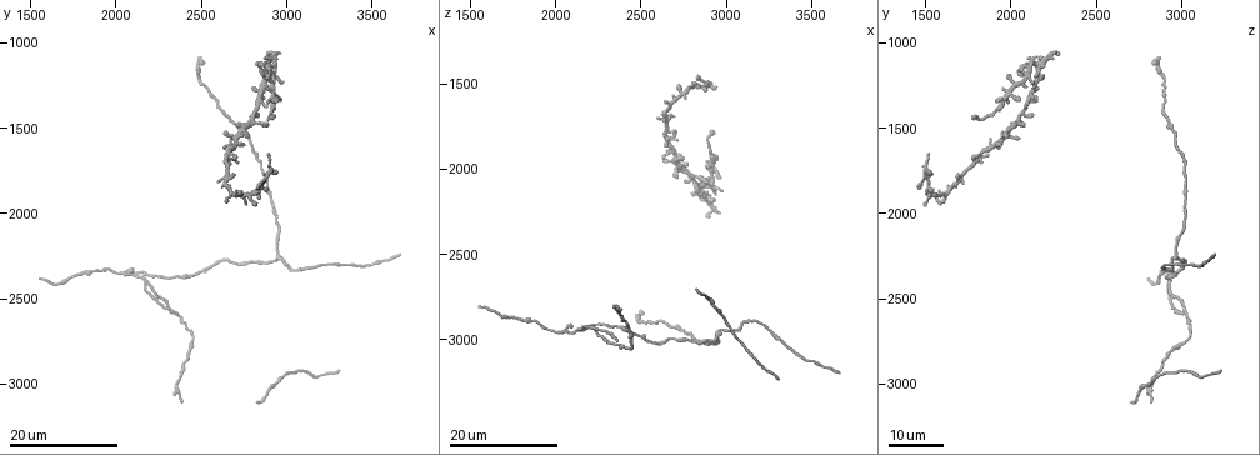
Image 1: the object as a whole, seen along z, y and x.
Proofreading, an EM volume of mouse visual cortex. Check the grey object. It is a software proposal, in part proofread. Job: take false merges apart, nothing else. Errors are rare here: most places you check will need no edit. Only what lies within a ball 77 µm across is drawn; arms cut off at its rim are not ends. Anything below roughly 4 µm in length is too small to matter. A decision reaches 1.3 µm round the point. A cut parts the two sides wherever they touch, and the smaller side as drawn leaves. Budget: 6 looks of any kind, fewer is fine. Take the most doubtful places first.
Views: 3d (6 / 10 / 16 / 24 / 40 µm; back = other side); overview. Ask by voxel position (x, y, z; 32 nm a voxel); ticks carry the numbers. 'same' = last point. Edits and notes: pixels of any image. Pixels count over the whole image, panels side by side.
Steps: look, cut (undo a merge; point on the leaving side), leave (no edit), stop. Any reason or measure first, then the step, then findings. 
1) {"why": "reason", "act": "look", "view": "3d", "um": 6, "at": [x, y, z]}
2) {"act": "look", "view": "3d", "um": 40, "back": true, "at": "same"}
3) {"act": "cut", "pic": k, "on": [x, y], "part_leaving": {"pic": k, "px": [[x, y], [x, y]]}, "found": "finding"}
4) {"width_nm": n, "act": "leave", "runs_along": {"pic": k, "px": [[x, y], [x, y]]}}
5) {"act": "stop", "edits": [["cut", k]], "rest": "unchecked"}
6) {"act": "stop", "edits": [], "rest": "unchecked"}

{"why": "arms part here", "act": "look", "view": "3d", "um": 24, "at": [2120, 2360, 2960]}

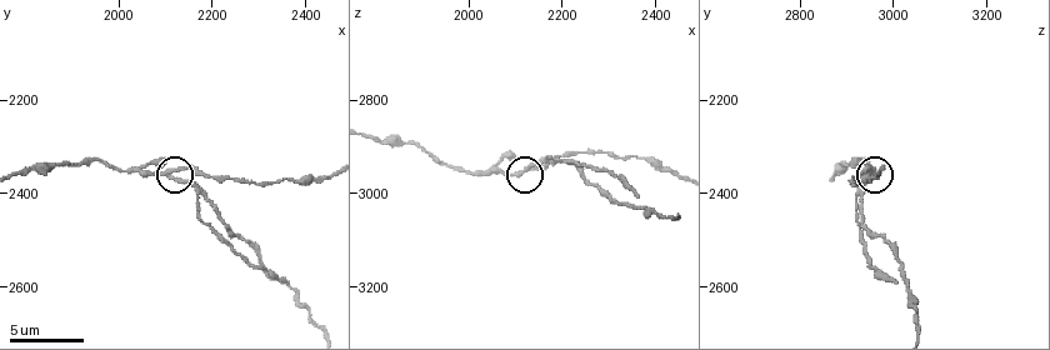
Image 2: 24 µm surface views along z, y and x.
{"act": "look", "view": "3d", "um": 6, "at": [2110, 2360, 2950]}

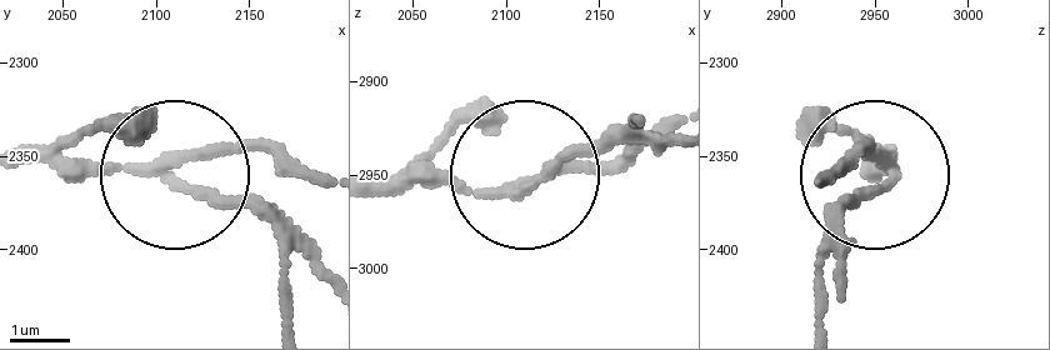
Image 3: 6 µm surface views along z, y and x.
{"act": "cut", "pic": 3, "on": [238, 204], "part_leaving": {"pic": 3, "px": [[173, 176], [286, 230], [316, 275]]}, "found": "a second neuron is stuck on"}

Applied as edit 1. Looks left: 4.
{"act": "look", "view": "overview"}

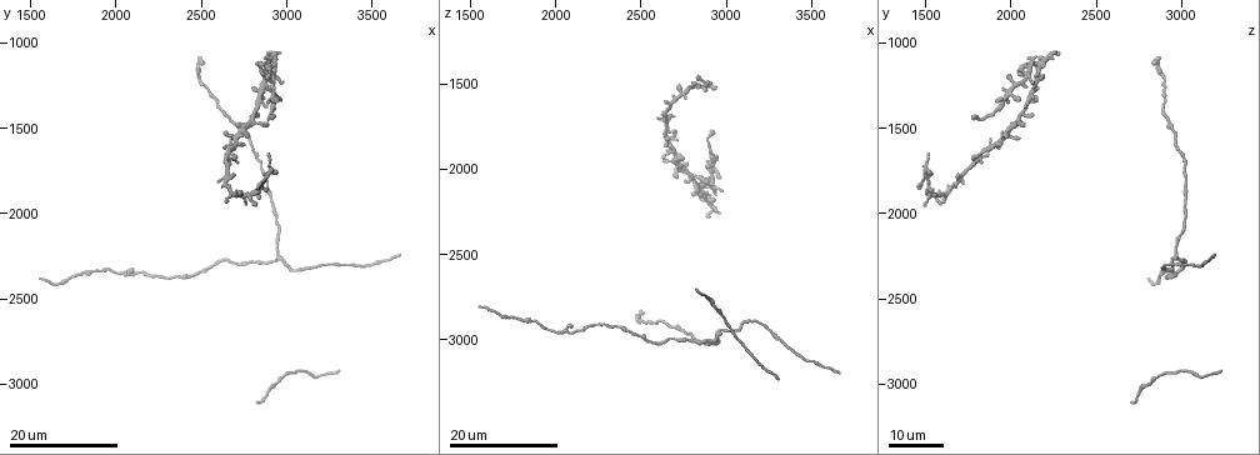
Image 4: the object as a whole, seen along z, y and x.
{"act": "look", "view": "3d", "um": 24, "at": [2960, 2260, 2980]}

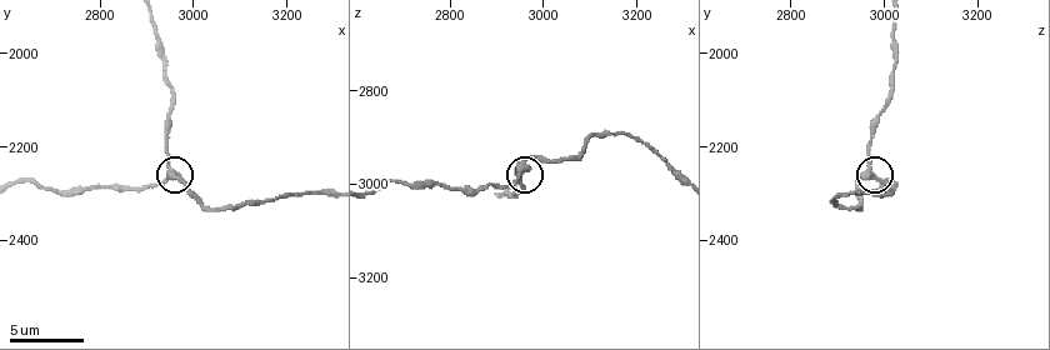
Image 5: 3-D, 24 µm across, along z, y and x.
{"act": "look", "view": "3d", "um": 10, "at": [2950, 2270, 2975]}

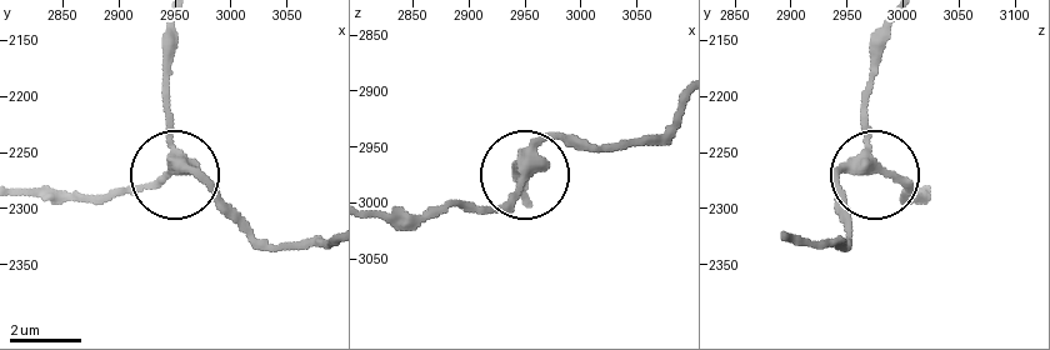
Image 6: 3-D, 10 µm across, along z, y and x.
{"arms": 3, "act": "leave", "runs_along": {"pic": 6, "px": [[173, 23], [170, 171], [230, 216]]}, "found": "all the same neuron"}

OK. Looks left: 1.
{"act": "stop", "edits": [["cut", 3]], "rest": "unchecked"}

